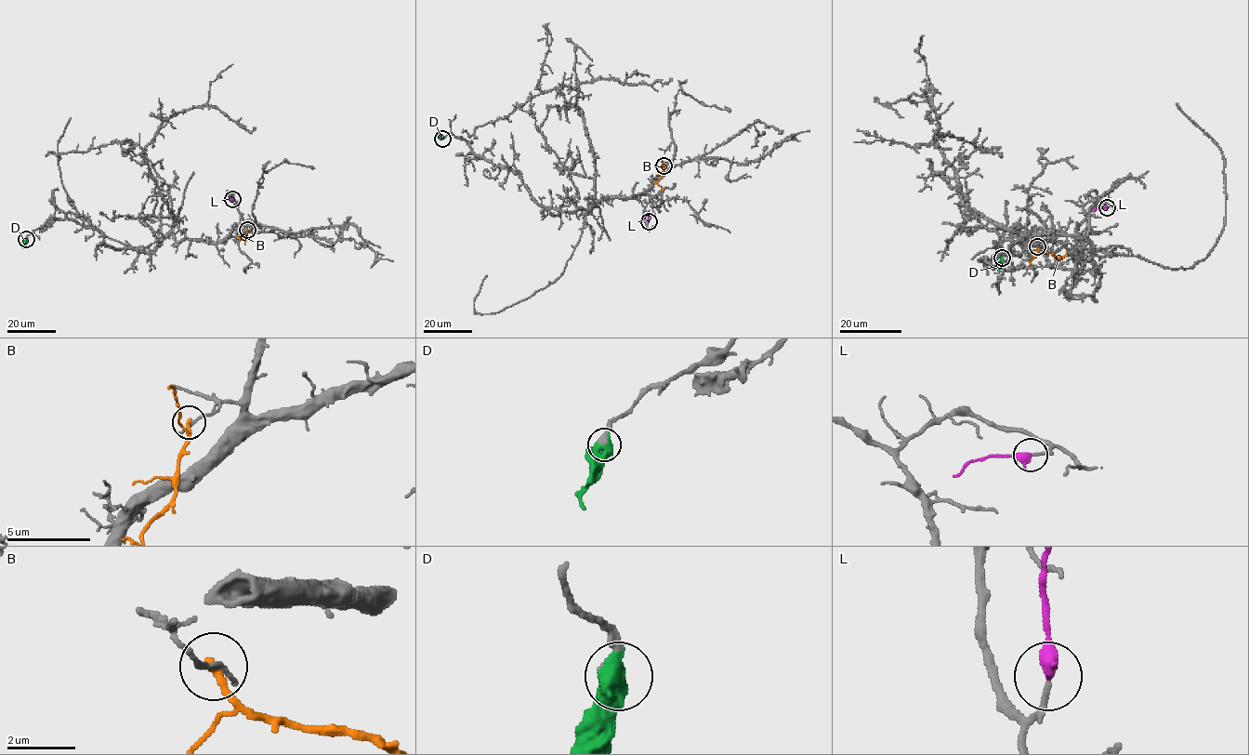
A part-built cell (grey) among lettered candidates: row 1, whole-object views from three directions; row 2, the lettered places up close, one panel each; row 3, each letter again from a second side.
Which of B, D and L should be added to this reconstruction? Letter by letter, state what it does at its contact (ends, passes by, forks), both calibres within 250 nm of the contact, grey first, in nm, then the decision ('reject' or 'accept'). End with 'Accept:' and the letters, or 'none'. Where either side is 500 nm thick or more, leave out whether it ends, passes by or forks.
B: it ends; calibres 200 and 240 nm; reject
D: calibres 500 and 700 nm; accept
L: it ends; calibres 150 and 480 nm; accept
Accept: D, L

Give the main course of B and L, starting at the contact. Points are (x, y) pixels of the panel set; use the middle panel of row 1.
B: (663, 166), (657, 182), (663, 189), (661, 190)
L: (649, 221), (649, 209)

